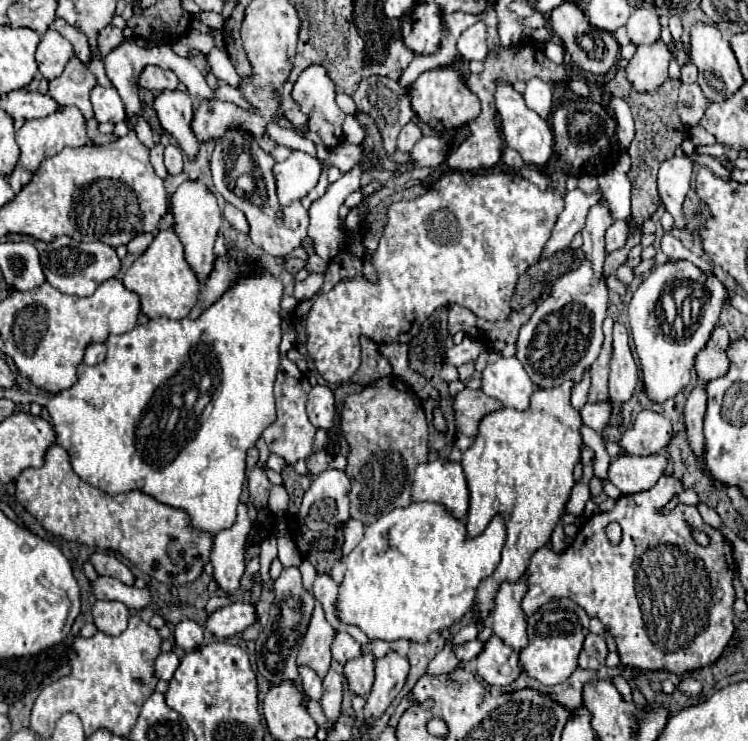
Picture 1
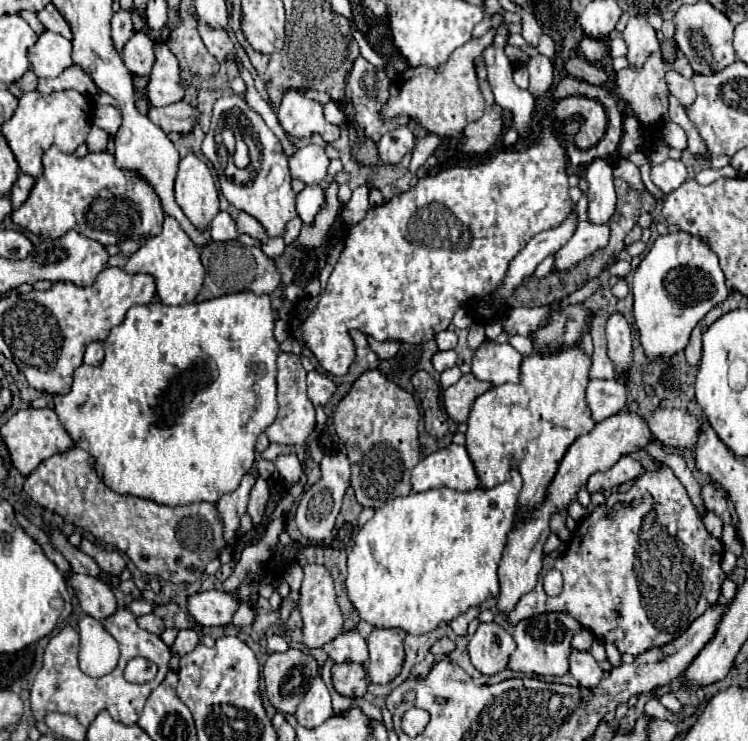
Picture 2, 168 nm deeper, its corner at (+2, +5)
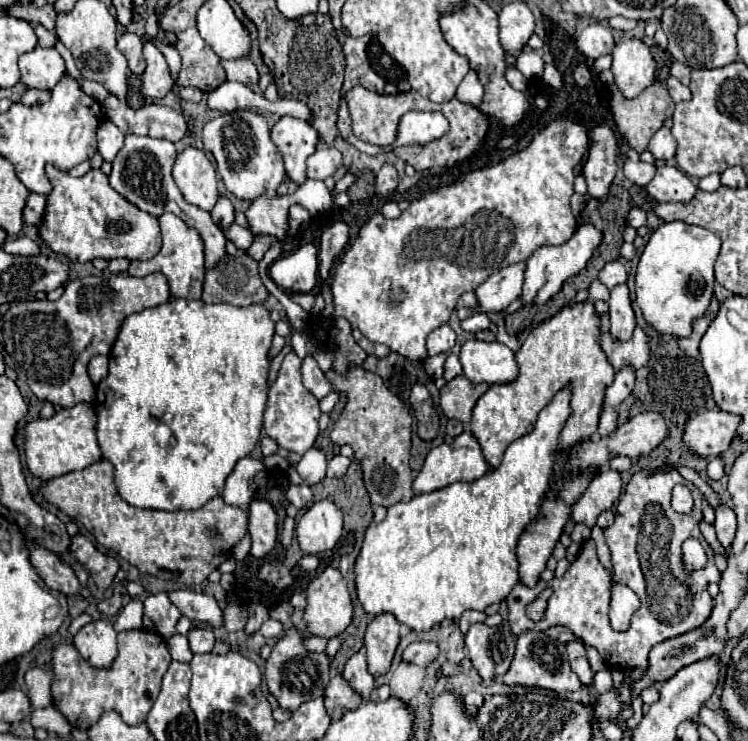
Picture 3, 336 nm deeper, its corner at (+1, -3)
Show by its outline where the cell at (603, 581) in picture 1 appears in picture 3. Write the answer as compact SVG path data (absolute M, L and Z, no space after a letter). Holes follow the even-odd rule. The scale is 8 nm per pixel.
M676 469L670 473L652 473L652 471L636 473L626 485L626 491L616 505L614 525L604 529L606 543L612 551L616 583L628 585L640 597L640 603L642 603L640 609L632 615L630 629L626 633L616 633L610 627L610 621L608 621L610 573L600 565L596 555L596 545L592 539L588 539L582 545L580 555L574 559L574 563L568 567L562 579L552 579L550 583L538 581L534 589L528 589L522 583L518 583L510 591L506 601L508 601L508 623L512 633L520 635L528 629L544 631L556 625L564 625L584 643L592 645L602 655L608 667L646 669L648 651L656 643L684 635L700 627L710 617L712 597L708 593L708 585L720 581L720 571L714 565L714 551L704 541L698 529L700 517L702 517L700 491L690 481L686 481ZM676 483L686 485L694 497L694 507L690 513L676 513L670 505L672 487ZM690 537L698 539L708 555L708 563L700 571L688 571L682 559L682 543ZM546 587L550 587L554 593L548 599L542 619L532 621L526 613L526 607Z

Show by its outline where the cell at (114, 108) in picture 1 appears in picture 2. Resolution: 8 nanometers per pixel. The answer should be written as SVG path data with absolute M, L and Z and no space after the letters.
M99 105L95 107L93 111L93 125L103 129L109 137L113 137L121 125L121 113L117 107L111 107L111 105Z

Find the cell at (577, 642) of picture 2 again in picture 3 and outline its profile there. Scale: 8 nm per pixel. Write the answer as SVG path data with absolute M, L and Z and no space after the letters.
M552 627L552 629L548 629L548 635L554 637L554 639L558 639L558 641L562 641L562 643L582 641L582 639L578 639L574 633L570 633L570 629L566 629L566 627Z

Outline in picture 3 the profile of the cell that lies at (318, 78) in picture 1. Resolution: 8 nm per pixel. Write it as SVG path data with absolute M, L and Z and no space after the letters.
M282 117L272 127L272 141L280 149L286 165L286 175L298 185L306 179L306 159L314 153L320 137L318 131L302 119Z

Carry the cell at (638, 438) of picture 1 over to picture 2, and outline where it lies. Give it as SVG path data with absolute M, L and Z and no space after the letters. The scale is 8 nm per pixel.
M659 409L647 417L653 437L669 447L693 449L699 433L701 419L687 409Z

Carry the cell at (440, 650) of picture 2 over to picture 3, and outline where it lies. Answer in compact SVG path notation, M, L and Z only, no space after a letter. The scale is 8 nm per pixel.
M428 641L412 643L404 651L404 661L416 663L416 665L430 665L436 657L438 657L438 645L428 643Z

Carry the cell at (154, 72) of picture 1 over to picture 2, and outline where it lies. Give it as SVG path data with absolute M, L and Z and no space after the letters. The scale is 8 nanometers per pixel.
M137 31L123 47L121 51L123 61L127 65L127 69L133 75L149 75L149 69L153 67L153 41L143 33Z

